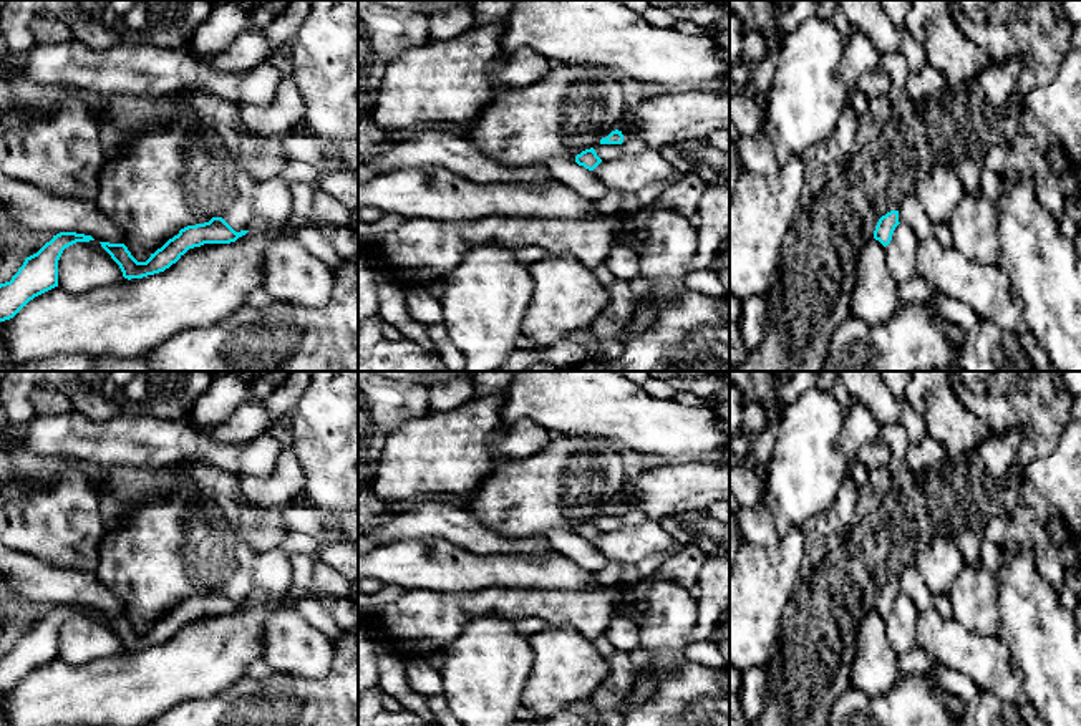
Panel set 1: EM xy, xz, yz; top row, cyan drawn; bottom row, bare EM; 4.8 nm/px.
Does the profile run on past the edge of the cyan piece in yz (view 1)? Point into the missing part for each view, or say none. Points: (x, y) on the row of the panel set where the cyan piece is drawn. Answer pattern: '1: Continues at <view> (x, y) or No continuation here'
1: No continuation here

